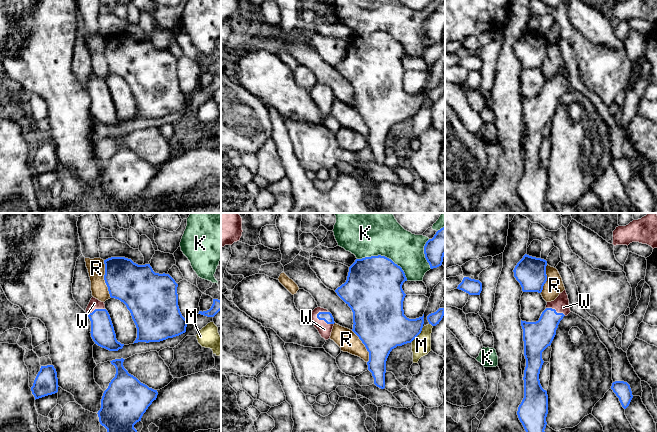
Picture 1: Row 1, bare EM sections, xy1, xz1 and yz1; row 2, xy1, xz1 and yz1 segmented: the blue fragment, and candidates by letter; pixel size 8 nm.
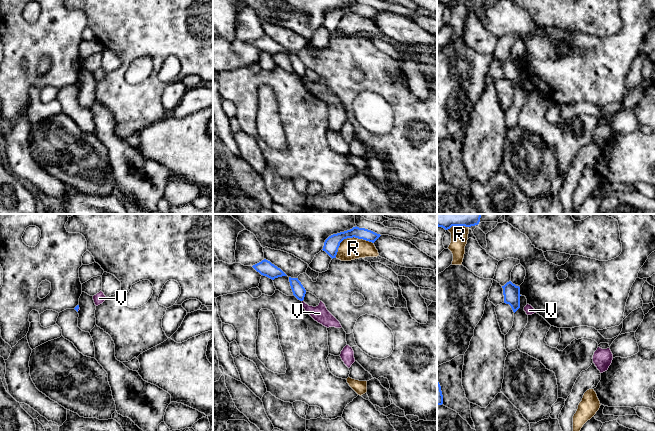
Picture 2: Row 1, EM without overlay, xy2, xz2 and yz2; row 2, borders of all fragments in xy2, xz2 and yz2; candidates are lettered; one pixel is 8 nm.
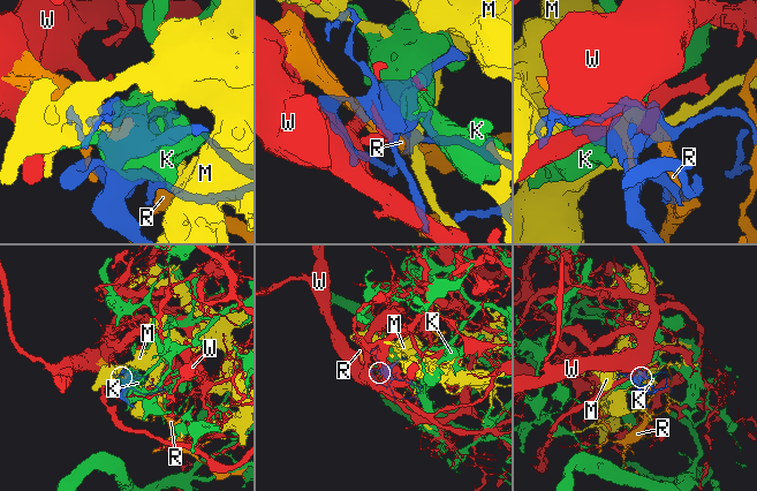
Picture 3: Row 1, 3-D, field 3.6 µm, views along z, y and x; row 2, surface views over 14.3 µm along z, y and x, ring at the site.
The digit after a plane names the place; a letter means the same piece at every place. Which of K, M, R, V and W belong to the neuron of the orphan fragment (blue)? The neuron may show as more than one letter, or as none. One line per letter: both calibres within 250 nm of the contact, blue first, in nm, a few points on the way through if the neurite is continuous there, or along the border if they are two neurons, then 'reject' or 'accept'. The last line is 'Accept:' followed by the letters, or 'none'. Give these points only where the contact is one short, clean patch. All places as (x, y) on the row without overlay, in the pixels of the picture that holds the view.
K: 440/280 nm | reject
M: 340/160 nm | reject
R: 120/180 nm | reject
V: 40/20 nm | along xy2 (79, 84), (77, 86) | reject
W: 80/110 nm | across xz1 (326, 92), (324, 96), (324, 105) | accept
Accept: W

